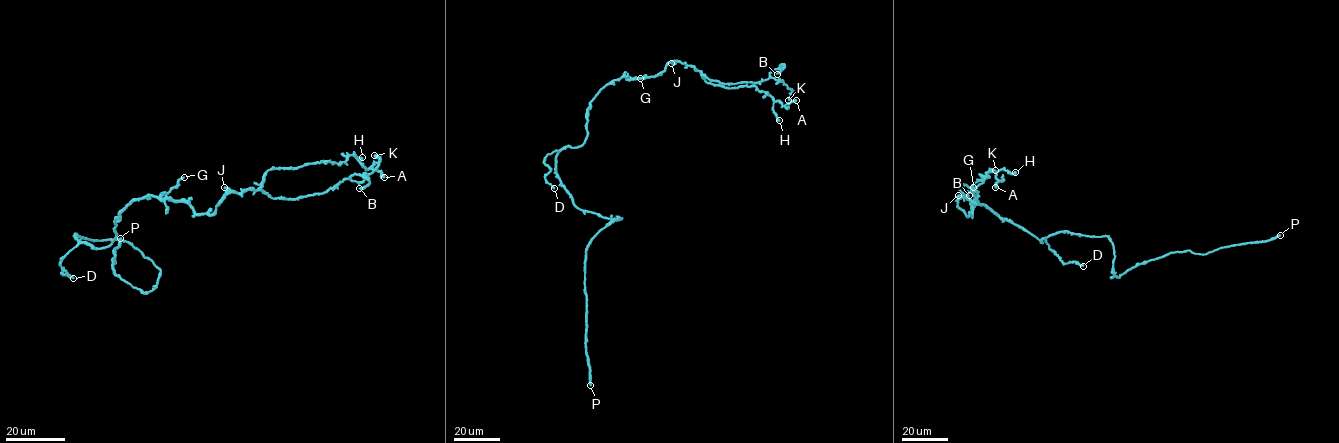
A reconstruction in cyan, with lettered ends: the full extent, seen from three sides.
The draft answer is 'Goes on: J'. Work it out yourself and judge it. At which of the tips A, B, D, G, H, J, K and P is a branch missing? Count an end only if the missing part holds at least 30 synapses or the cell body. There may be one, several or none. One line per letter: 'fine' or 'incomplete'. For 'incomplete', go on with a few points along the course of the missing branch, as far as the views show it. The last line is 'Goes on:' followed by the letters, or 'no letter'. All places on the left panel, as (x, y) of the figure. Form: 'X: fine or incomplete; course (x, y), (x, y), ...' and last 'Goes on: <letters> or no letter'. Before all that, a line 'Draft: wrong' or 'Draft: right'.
Draft: wrong
A: fine
B: fine
D: fine
G: fine
H: fine
J: fine
K: fine
P: incomplete; course (120, 238), (113, 208), (119, 204), (133, 214), (120, 203), (121, 177), (82, 180), (27, 159)
Goes on: P

